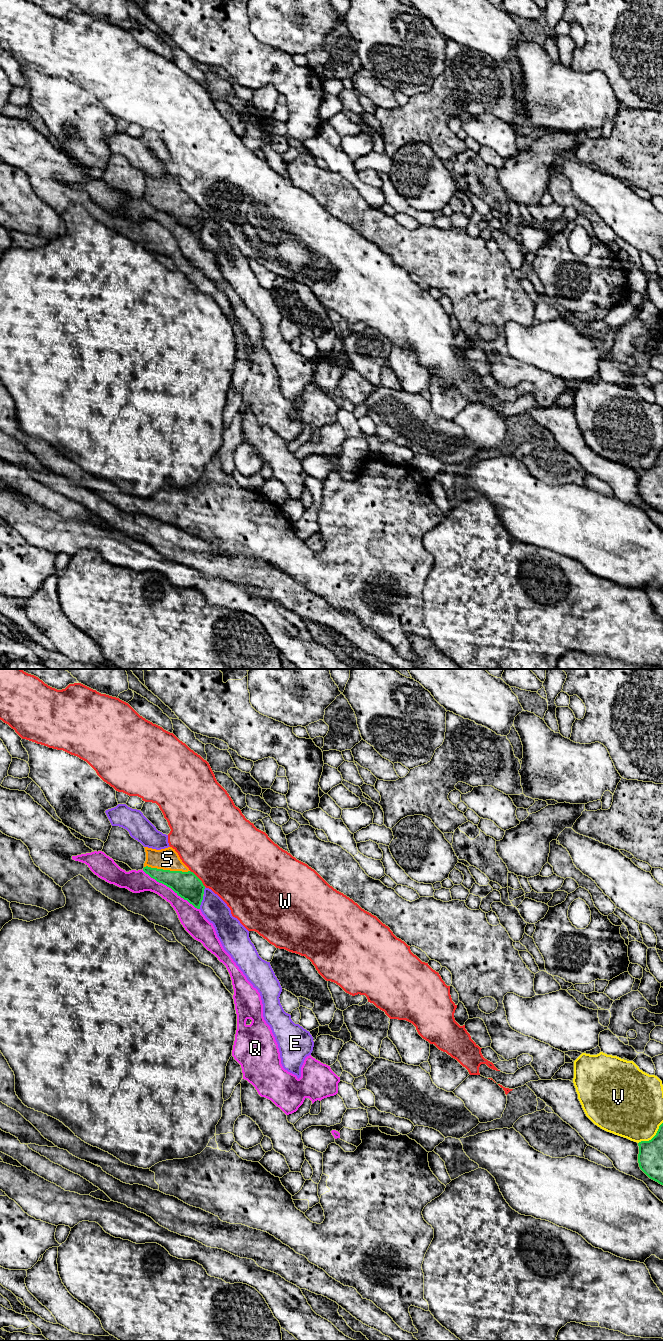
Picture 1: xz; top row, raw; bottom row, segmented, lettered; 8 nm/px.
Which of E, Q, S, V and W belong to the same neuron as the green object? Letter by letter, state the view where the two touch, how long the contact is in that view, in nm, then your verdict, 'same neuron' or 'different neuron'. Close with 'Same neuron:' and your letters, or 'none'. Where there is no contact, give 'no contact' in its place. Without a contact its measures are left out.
E: xz | 110 nm | different neuron
Q: xz | 550 nm | different neuron
S: xz | 380 nm | same neuron
V: xz | 260 nm | different neuron
W: xz | 180 nm | different neuron
Same neuron: S

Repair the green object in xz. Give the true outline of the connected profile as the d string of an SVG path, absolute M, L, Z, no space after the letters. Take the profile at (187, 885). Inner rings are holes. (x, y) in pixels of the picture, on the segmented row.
M144 847L146 861L143 871L157 882L171 888L178 896L200 909L205 886L182 862L172 847L156 850Z

